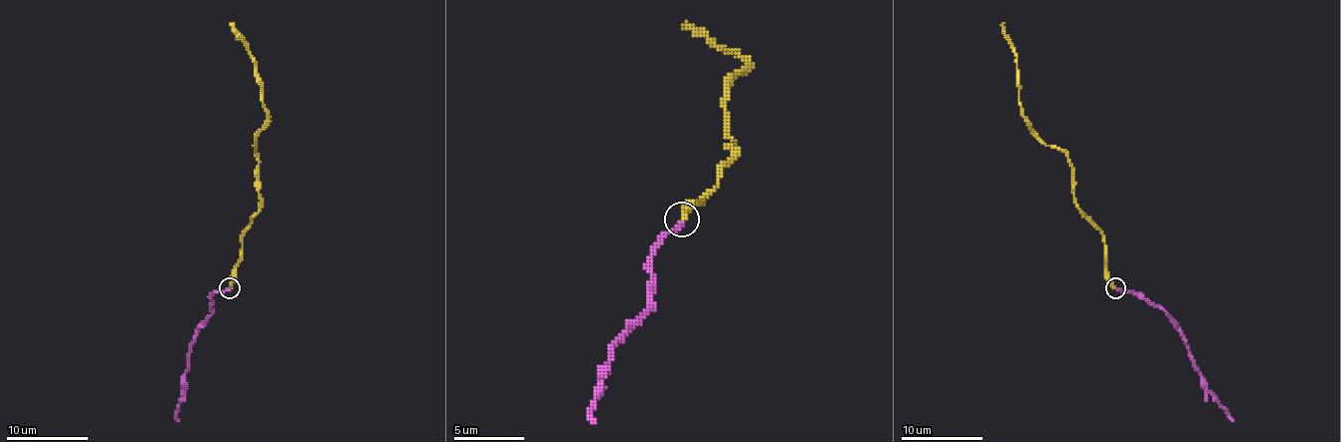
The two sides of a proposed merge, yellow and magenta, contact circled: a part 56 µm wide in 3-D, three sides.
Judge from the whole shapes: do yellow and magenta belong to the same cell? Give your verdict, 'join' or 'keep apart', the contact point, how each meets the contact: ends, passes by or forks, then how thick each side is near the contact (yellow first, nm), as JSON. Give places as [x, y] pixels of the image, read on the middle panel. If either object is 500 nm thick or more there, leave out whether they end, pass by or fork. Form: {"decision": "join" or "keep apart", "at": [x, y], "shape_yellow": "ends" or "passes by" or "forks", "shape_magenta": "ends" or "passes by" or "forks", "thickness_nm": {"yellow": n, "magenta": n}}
{"decision": "join", "at": [682, 220], "shape_yellow": "ends", "shape_magenta": "ends", "thickness_nm": {"yellow": 280, "magenta": 220}}

